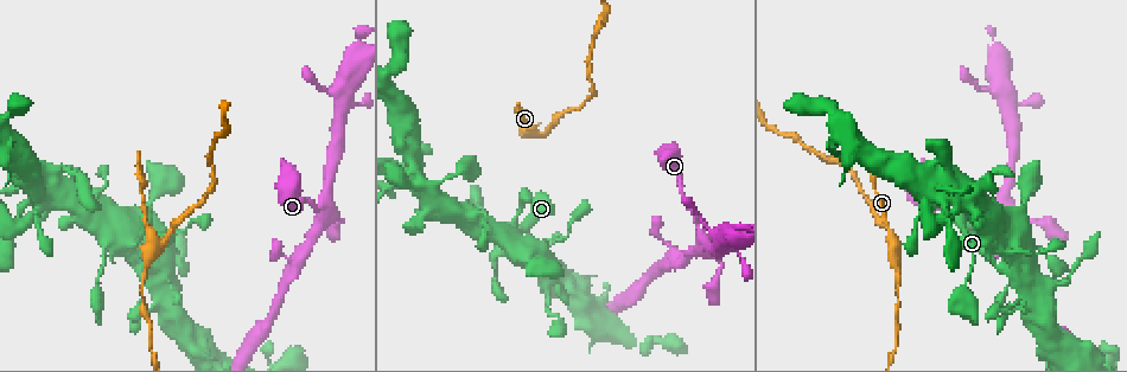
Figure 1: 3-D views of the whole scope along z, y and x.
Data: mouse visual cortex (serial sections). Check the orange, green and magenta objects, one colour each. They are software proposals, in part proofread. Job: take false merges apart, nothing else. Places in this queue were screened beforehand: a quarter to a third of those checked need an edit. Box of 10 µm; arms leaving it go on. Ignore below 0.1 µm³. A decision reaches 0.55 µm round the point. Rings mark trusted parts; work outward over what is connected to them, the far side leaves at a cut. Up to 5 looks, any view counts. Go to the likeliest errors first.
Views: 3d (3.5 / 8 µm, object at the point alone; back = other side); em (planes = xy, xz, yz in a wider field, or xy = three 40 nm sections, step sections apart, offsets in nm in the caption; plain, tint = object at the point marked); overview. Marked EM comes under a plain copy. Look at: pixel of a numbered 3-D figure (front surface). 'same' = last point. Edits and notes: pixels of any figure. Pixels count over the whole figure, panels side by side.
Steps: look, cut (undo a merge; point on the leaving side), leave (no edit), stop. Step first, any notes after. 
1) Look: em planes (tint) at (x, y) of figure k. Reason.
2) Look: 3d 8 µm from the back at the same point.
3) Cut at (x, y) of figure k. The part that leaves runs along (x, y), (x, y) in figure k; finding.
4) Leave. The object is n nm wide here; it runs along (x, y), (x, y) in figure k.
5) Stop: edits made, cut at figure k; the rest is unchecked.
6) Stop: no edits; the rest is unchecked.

Look: 3d 3.5 µm from the back at (421, 192) of figure 1. Thin arm on a thick one.

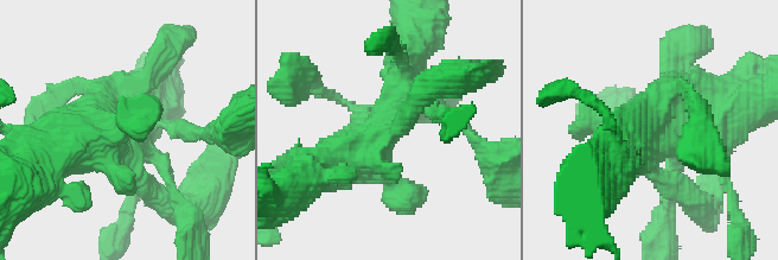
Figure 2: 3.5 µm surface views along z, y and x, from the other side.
Look: em xy step 1 (tint) at (657, 133) of figure 2.

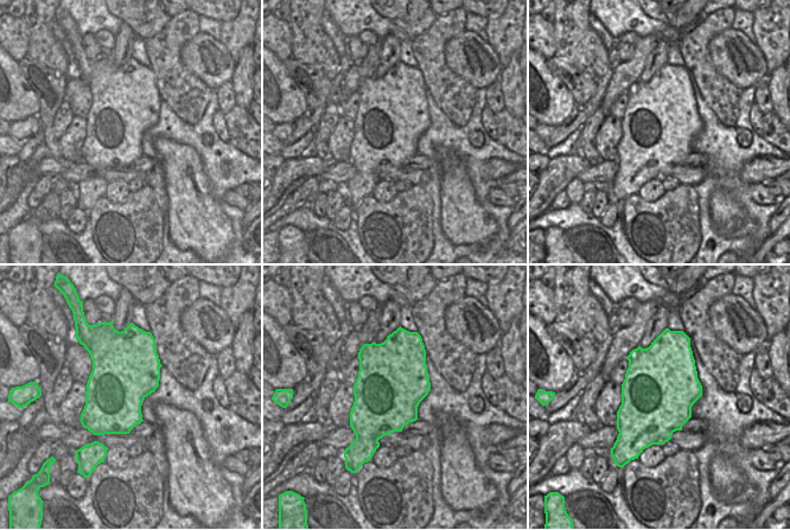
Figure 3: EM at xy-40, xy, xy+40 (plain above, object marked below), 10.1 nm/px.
Leave. It runs along (304, 176), (376, 137), (406, 78) in figure 2; continuous, no second cell.

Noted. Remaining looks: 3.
Look: 3d 3.5 µm at (704, 238) of figure 1. Looks like a crossing.

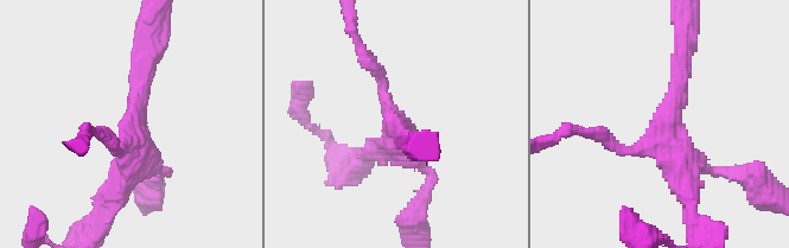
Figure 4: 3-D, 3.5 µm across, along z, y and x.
Look: em xy step 5 (tint) at (131, 142) of figure 4. 4 arms meet here; the arms are 200, 200, 250, 350 nm wide; shape alone is not enough.

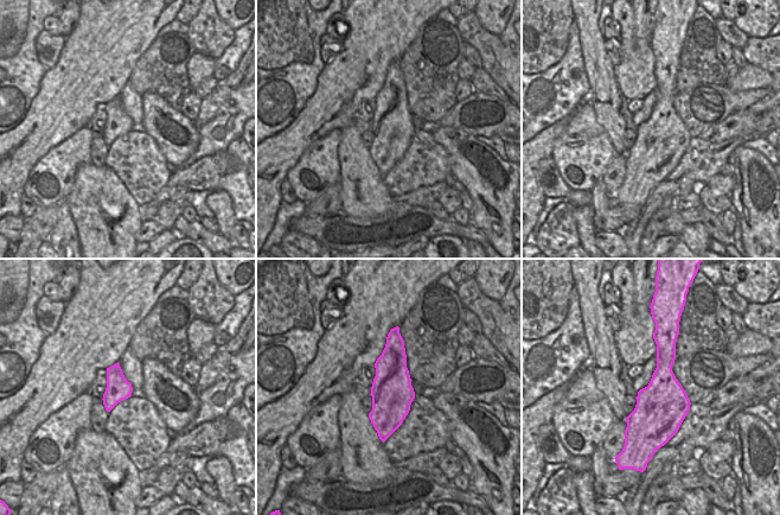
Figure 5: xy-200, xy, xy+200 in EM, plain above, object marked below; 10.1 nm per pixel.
Leave. It runs along (599, 132), (621, 150), (662, 142), (681, 65) in figure 4; continuous, no second cell.

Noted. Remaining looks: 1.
Stop: no edits; the rest is unchecked.

